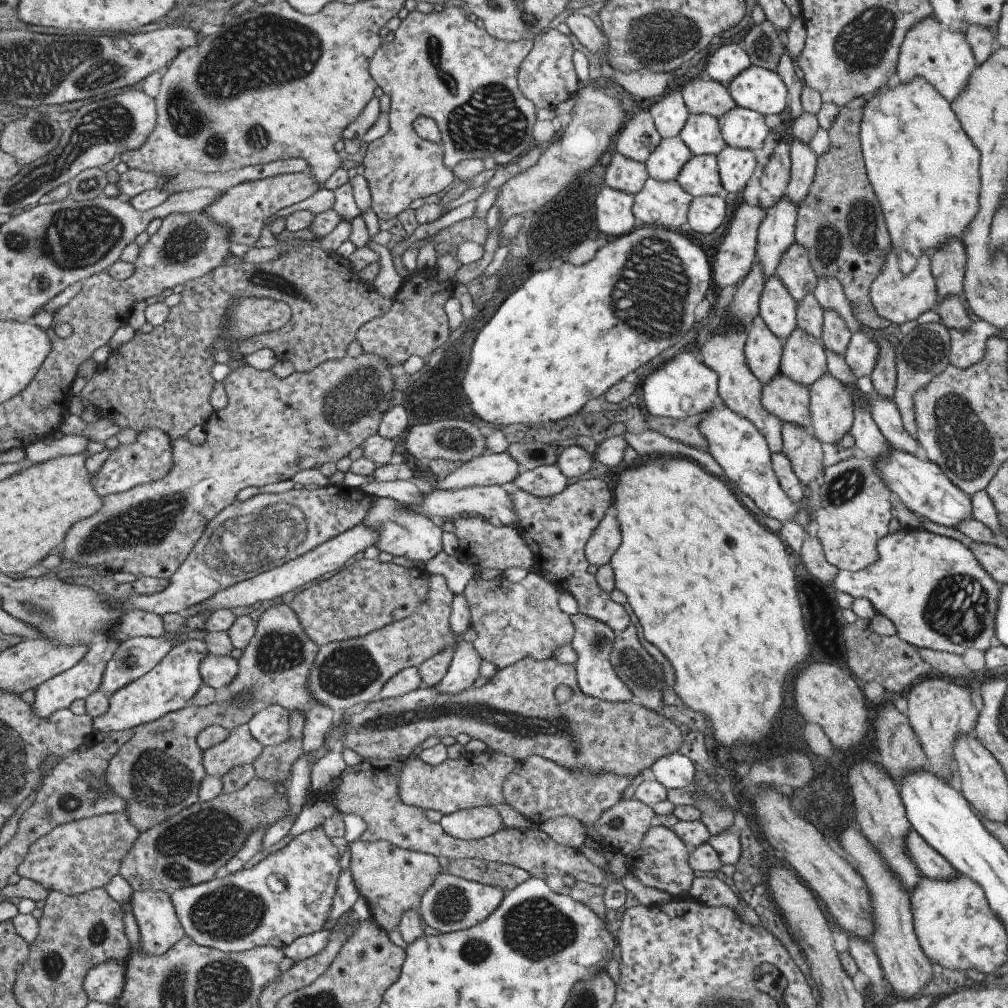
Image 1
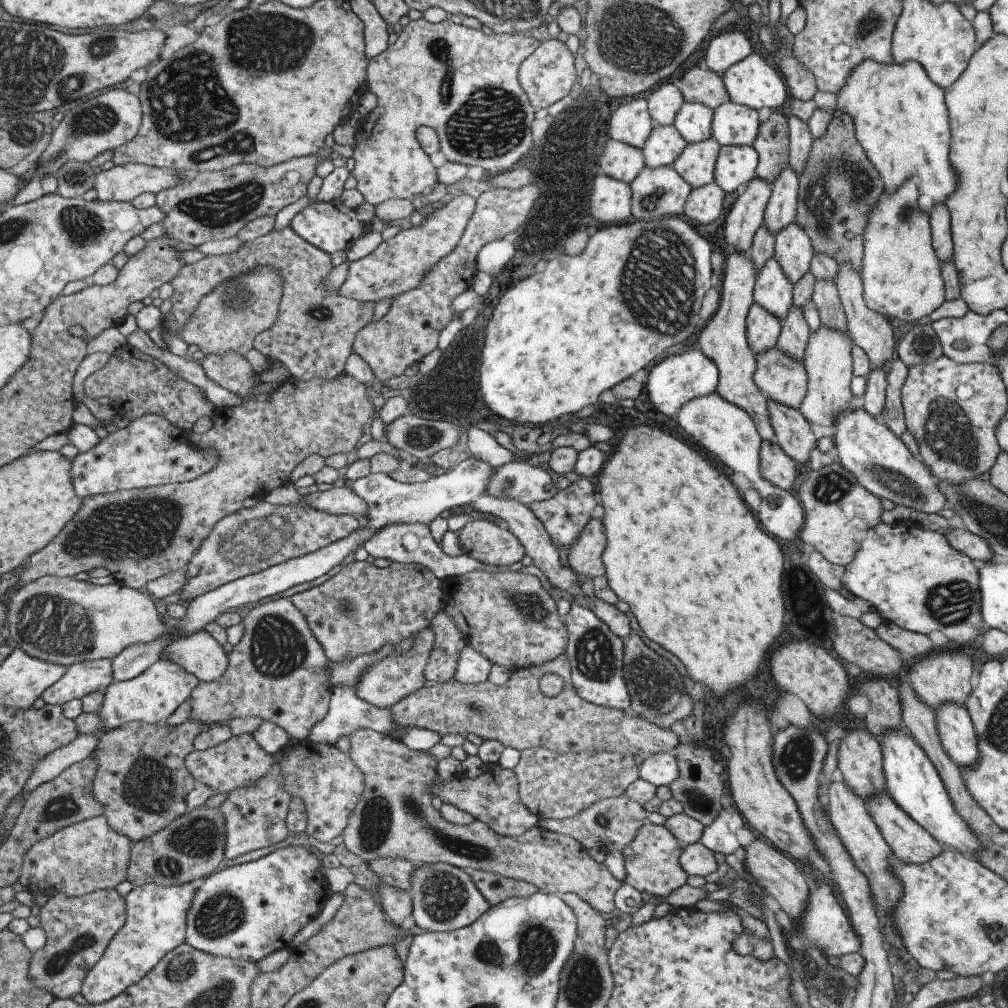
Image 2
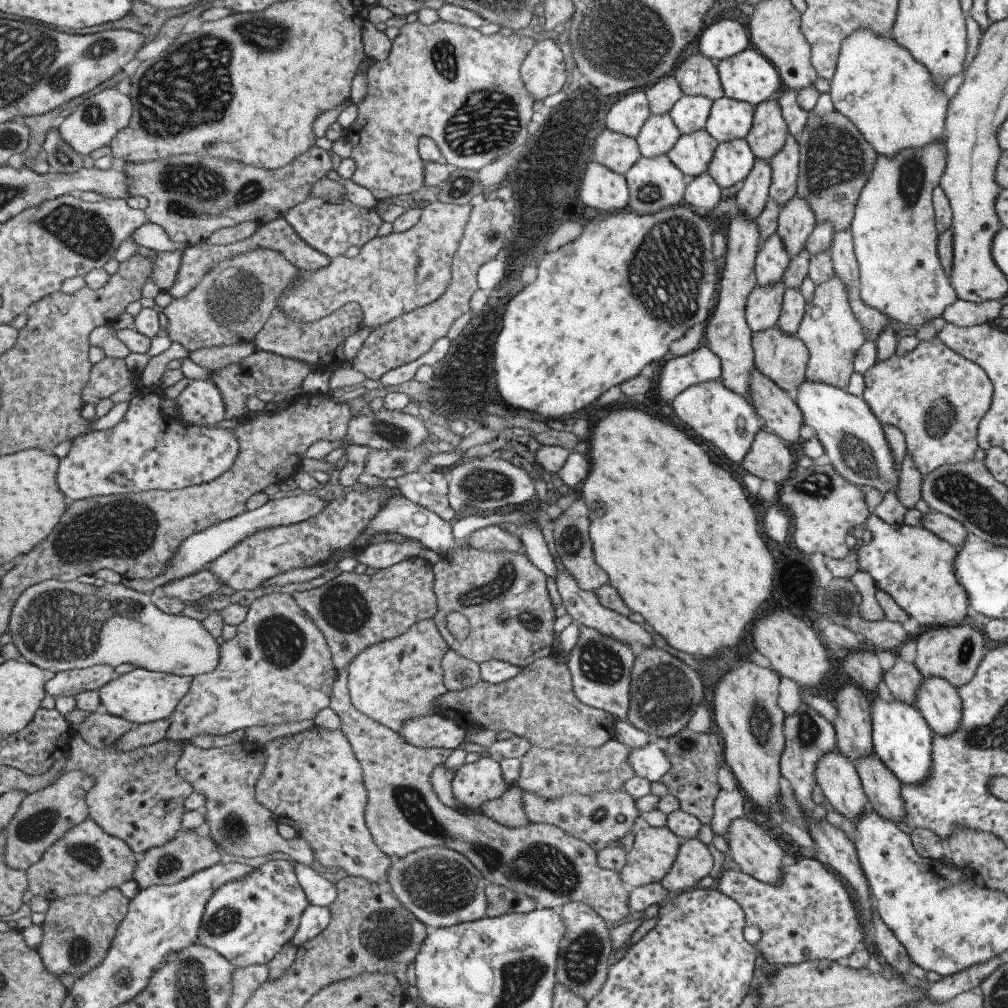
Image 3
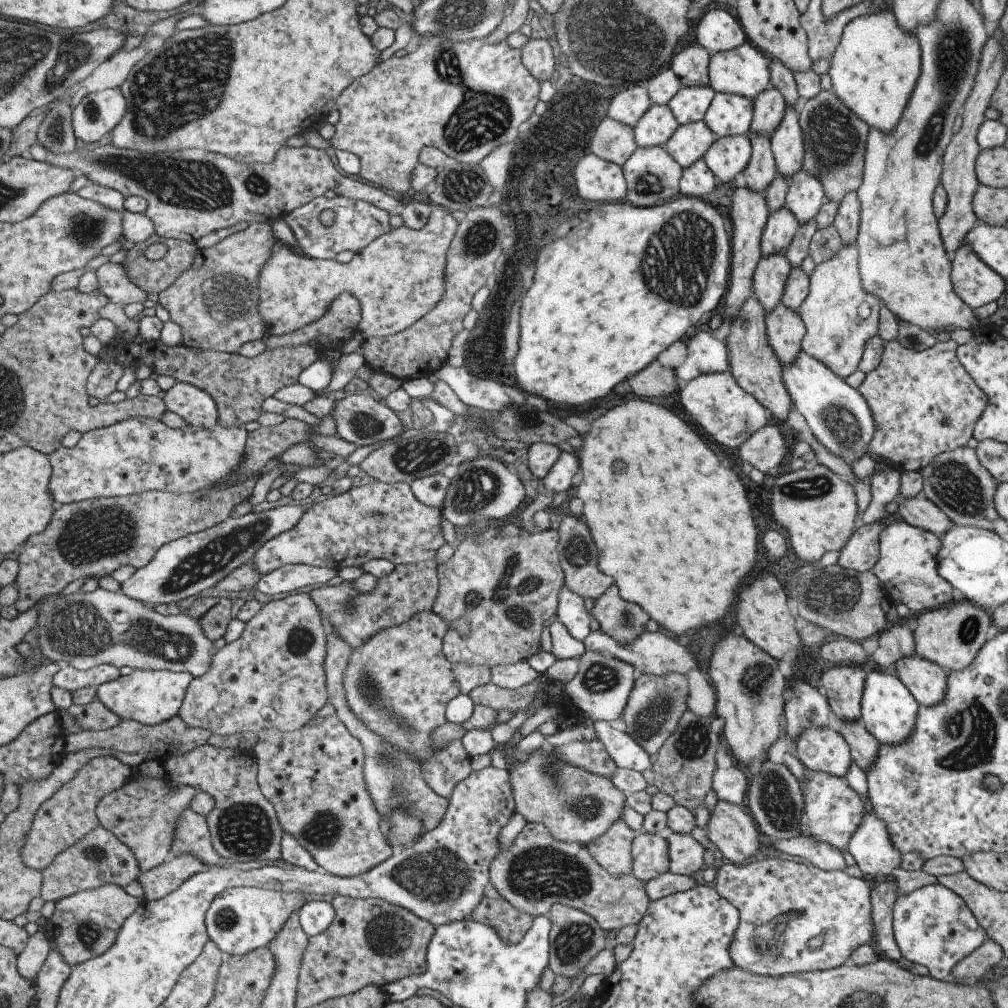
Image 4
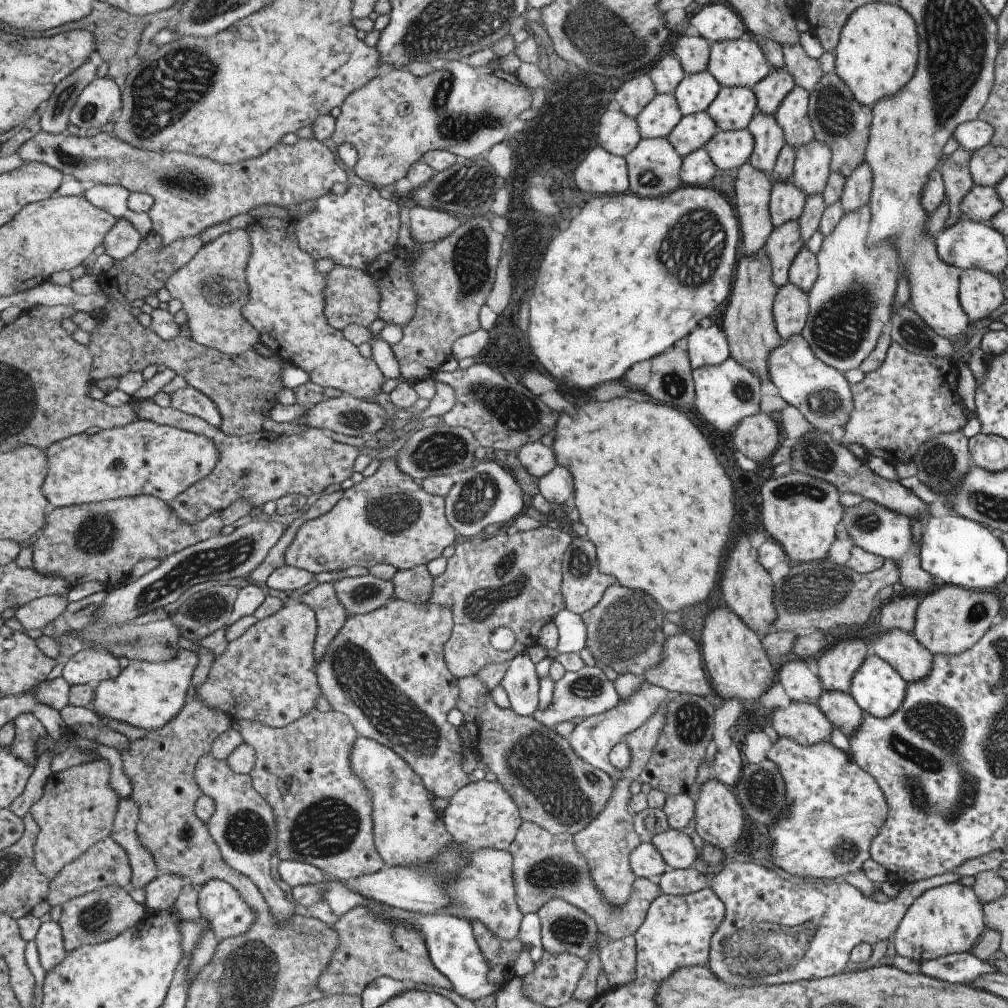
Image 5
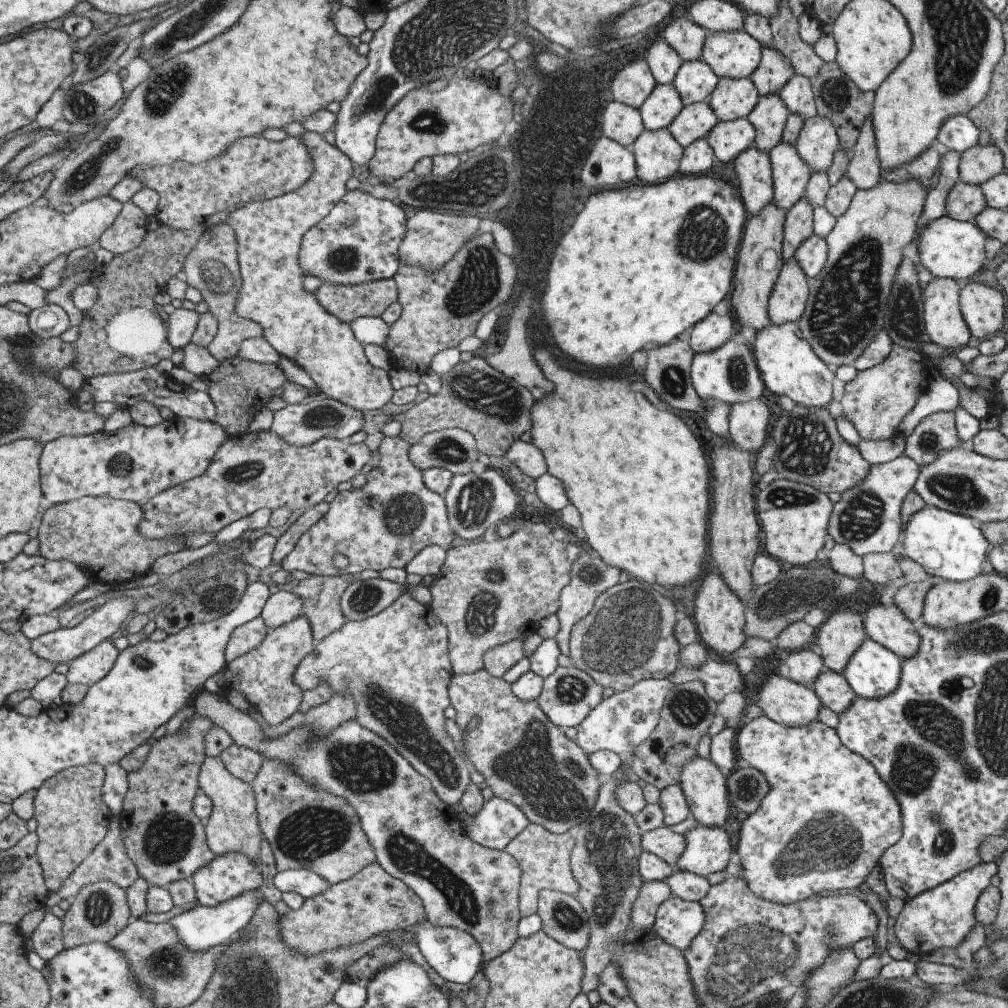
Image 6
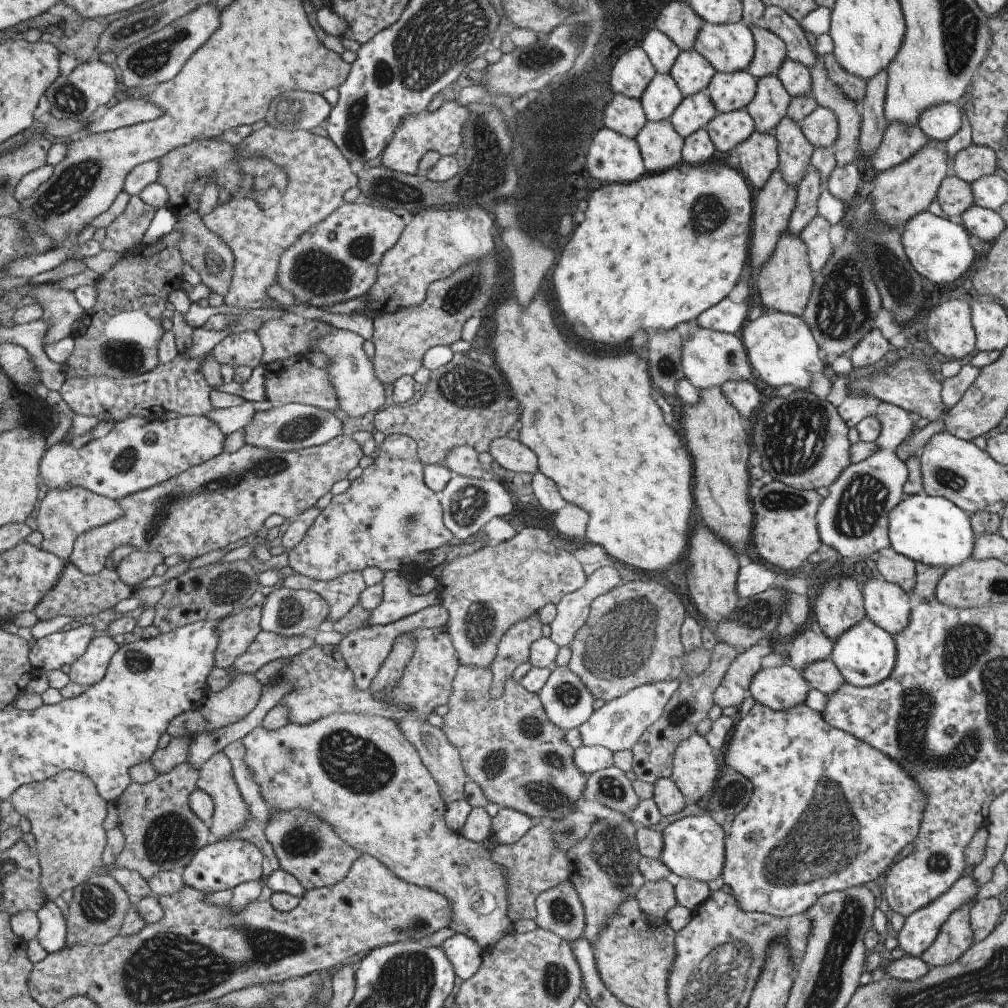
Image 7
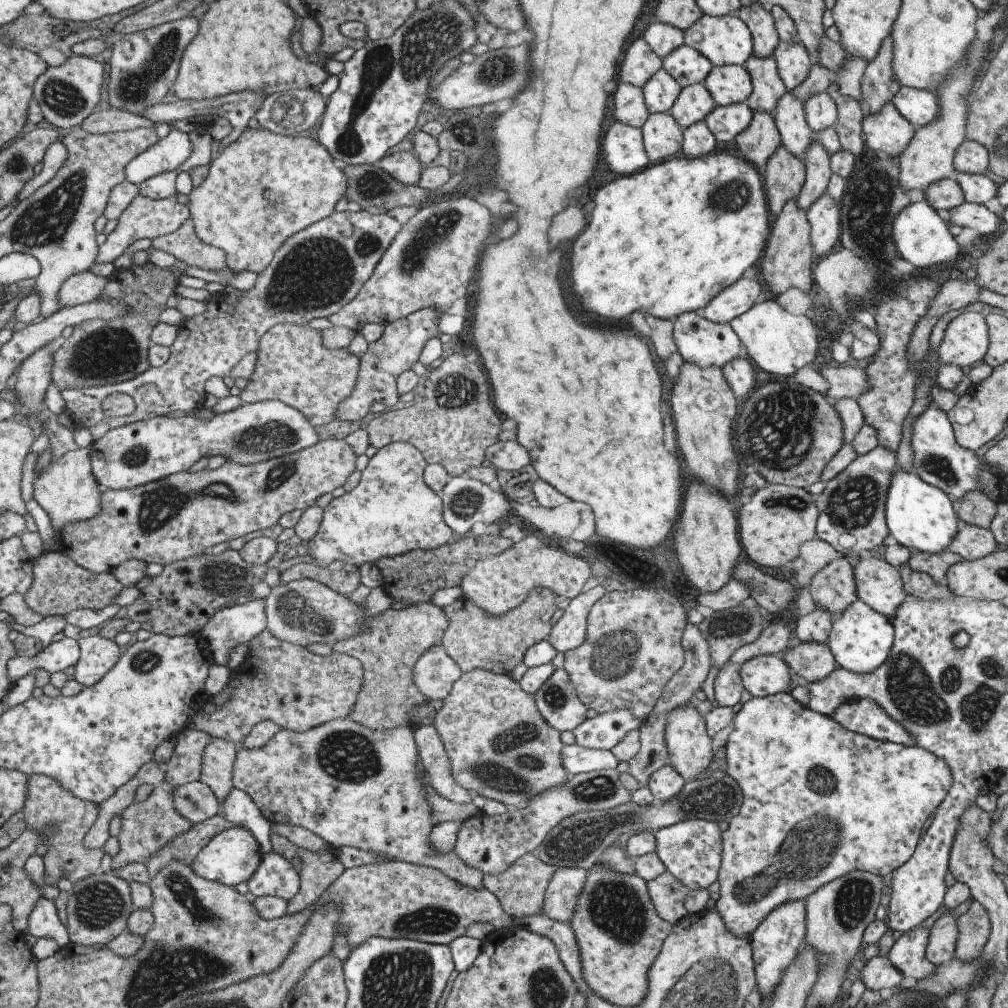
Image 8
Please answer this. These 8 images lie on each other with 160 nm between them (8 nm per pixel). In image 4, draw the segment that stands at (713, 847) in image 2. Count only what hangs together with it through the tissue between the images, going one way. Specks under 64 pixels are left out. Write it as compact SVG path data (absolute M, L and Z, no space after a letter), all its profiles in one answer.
M735 766L716 768L712 776L712 790L718 800L725 800L735 806L745 806L747 791L747 776Z

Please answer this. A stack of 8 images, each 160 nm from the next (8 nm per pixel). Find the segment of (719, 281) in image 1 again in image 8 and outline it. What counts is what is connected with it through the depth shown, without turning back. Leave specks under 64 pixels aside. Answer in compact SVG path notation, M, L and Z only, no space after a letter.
M753 54L743 67L750 76L752 91L745 103L753 111L767 111L771 114L777 99L787 91L779 78L776 62L772 56L759 58Z

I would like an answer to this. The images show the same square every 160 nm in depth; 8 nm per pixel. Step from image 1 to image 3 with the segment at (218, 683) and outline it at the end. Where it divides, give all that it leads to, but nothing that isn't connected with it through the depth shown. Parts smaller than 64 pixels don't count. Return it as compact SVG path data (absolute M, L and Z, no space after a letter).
M57 579L45 580L42 583L33 585L29 590L26 590L15 605L13 618L10 622L10 630L14 635L13 642L18 646L20 653L24 656L26 661L34 663L43 669L52 670L54 673L72 671L75 669L86 669L97 665L111 665L118 667L122 664L129 663L141 669L159 671L160 673L171 673L174 675L189 675L193 678L205 673L213 672L220 663L220 656L222 653L221 646L217 644L214 634L211 634L211 631L202 623L202 621L195 620L195 618L161 612L161 610L159 610L159 608L153 603L154 598L155 597L149 593L140 593L135 589L130 589L122 582L117 584L105 583L98 587L77 581L63 582Z

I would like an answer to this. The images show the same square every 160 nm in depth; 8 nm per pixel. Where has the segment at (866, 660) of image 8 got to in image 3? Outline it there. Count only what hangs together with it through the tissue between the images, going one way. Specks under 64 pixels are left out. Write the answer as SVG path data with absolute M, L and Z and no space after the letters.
M875 697L870 709L870 739L872 752L897 777L901 783L916 785L927 778L931 764L930 742L932 730L921 713L906 702L893 699L891 702Z

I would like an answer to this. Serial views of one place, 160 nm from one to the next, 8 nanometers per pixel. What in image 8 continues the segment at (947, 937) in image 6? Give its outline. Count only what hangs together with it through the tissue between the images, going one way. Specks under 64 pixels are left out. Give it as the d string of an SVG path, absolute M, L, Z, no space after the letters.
M920 926L898 934L885 958L896 968L906 982L930 977L936 971L924 955L928 930Z

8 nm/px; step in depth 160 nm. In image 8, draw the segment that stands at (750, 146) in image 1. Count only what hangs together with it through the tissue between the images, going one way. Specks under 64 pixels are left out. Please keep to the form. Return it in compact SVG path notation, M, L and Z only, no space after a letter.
M742 65L712 66L703 84L715 106L743 103L752 91L750 76Z

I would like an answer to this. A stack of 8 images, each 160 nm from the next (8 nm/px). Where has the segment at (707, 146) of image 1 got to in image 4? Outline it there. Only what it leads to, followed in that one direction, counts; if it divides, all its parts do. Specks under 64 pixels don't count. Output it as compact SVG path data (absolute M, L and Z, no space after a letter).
M709 86L682 87L667 106L678 126L702 121L715 94Z

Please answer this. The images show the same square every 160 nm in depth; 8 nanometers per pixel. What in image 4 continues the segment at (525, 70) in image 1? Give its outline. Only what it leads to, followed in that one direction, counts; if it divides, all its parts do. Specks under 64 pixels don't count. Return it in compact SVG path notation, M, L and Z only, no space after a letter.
M527 40L519 49L520 62L538 84L549 80L554 72L554 59L547 40Z

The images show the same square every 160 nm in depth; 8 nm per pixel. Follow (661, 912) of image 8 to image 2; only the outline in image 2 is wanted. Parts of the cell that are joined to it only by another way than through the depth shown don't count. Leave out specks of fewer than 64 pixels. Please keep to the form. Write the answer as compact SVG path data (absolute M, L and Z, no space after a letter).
M355 729L348 734L350 759L362 772L363 790L359 802L349 816L349 822L341 834L342 843L349 852L357 854L364 861L375 859L401 859L412 865L444 862L467 872L483 871L517 879L537 888L542 893L561 896L573 893L587 901L598 913L608 917L615 911L614 892L621 884L605 868L595 862L574 838L557 834L535 826L518 837L506 837L492 831L485 823L471 821L466 825L446 821L431 804L430 789L436 780L436 758L427 751L412 751L401 741L371 729Z

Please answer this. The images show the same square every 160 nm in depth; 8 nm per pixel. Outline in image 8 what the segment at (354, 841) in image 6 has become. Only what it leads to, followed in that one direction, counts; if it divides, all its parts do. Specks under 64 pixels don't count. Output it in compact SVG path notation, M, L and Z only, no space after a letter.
M298 848L299 858L303 863L303 866L300 870L302 875L301 888L297 893L297 896L291 901L288 902L287 914L295 914L300 911L306 911L309 909L320 897L320 895L327 890L327 887L333 884L333 881L341 876L343 865L337 861L337 853L331 848L326 851L320 851L318 853L312 853L307 849Z

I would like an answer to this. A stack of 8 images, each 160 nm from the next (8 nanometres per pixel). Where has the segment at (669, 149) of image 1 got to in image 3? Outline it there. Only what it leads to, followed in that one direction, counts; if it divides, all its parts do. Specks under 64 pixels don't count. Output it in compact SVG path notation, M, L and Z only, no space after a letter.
M668 113L650 114L641 125L639 132L634 136L640 156L651 158L665 155L675 144L680 132L673 124Z

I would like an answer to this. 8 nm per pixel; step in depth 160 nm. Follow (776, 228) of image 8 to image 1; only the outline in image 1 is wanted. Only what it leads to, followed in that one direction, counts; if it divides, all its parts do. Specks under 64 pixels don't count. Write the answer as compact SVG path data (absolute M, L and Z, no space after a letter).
M780 370L761 385L760 403L781 422L790 422L809 429L808 388L791 380Z

